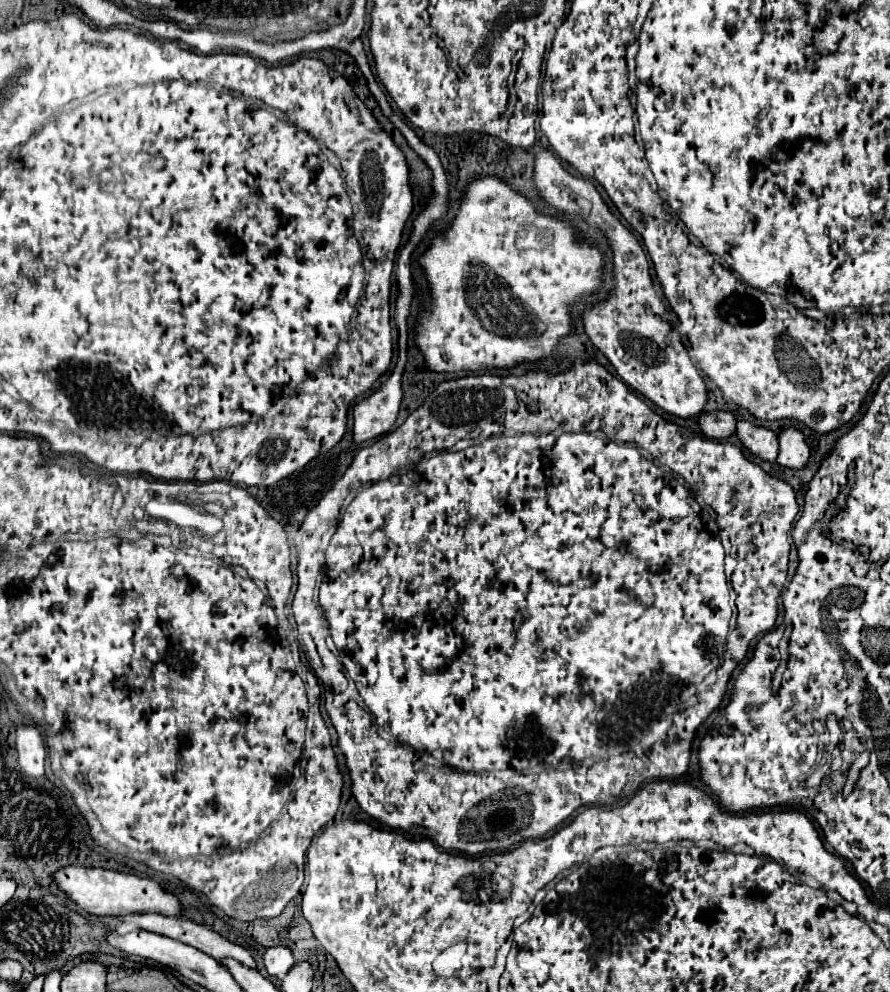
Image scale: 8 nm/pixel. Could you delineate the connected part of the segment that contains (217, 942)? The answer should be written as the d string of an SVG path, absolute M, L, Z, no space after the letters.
M135 914L135 916L127 916L125 920L133 920L135 926L139 926L143 930L149 930L149 932L155 932L161 936L169 936L183 944L191 944L193 948L209 954L215 960L233 958L233 960L241 962L243 966L255 970L255 960L247 948L229 942L221 934L217 934L211 928L197 924L189 918L169 918L163 914Z

